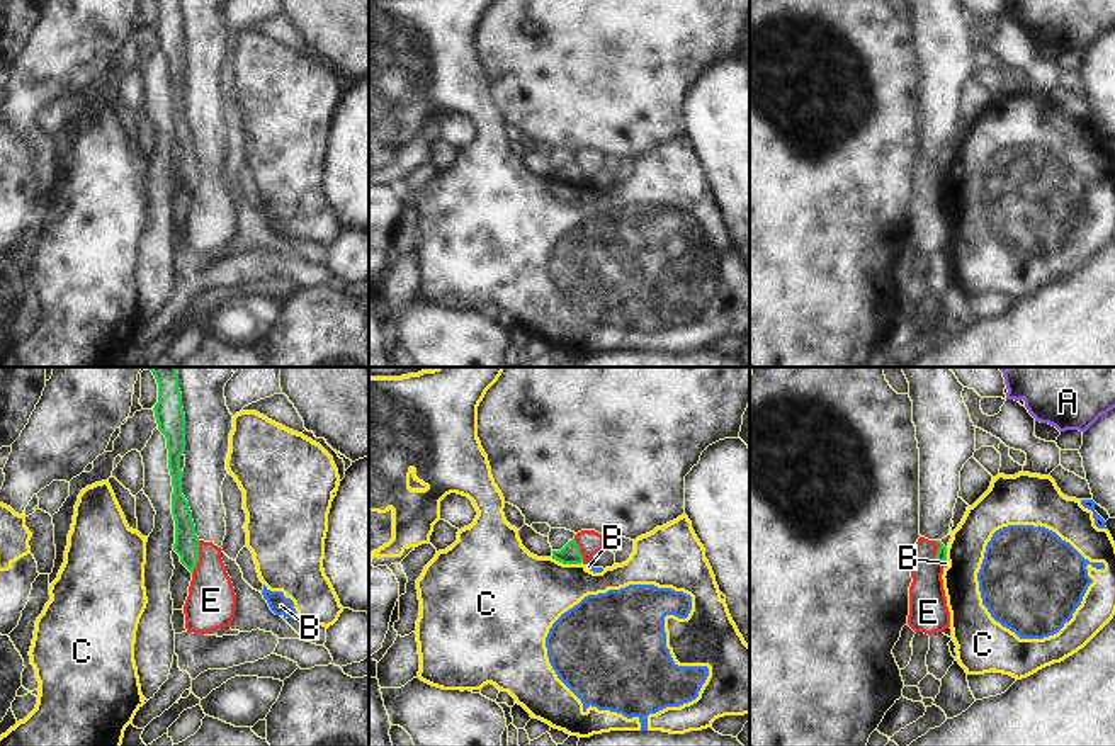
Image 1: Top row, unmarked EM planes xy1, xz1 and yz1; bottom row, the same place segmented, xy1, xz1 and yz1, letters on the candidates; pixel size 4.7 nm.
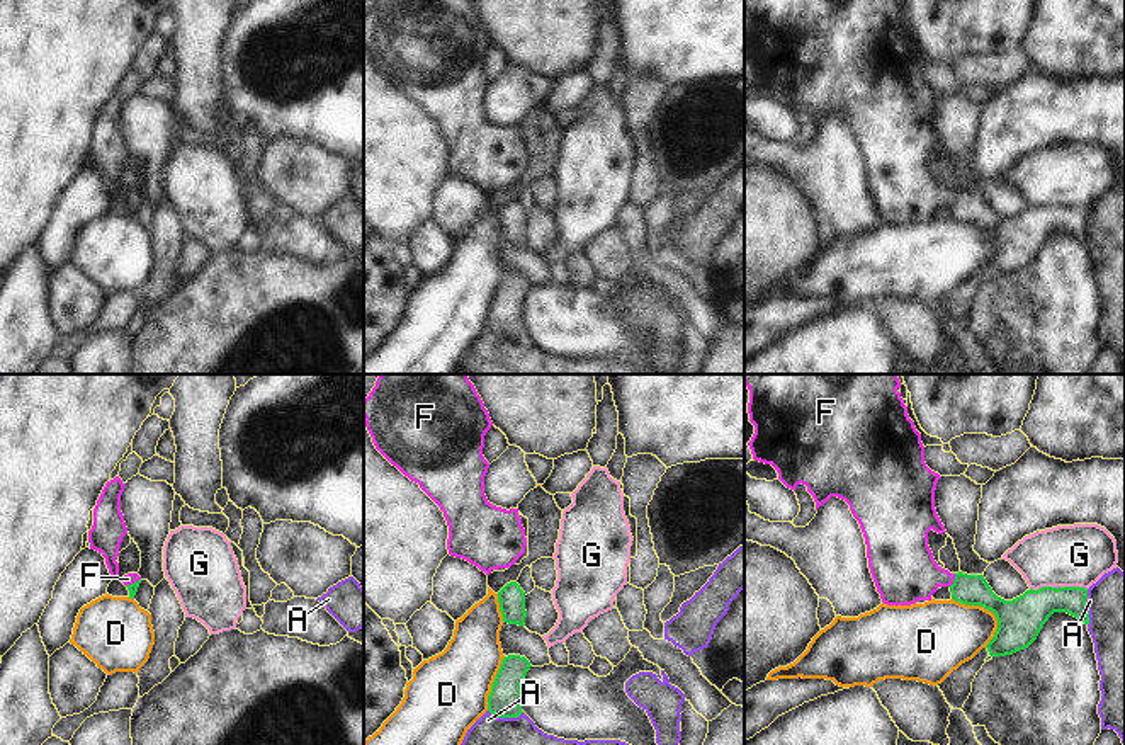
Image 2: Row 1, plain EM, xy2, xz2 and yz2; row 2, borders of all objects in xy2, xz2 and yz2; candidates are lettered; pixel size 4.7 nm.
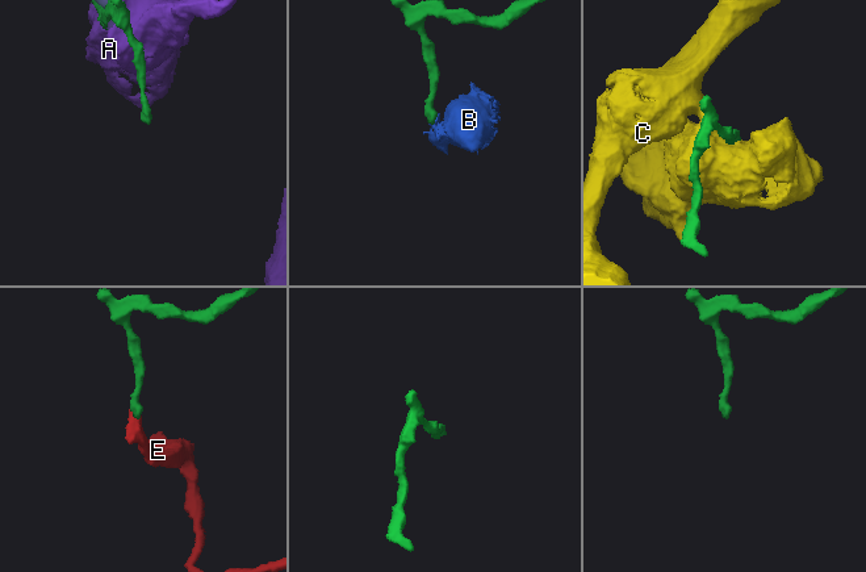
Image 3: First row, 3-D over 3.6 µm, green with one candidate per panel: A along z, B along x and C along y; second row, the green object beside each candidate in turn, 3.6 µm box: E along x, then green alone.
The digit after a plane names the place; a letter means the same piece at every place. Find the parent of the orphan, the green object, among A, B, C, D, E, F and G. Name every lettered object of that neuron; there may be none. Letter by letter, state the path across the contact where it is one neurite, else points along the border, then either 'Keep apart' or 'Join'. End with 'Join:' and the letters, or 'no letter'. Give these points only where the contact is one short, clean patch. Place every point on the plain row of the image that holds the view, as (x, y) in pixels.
A: Keep apart
B: Boundary: yz1 (945, 177), (942, 180). Keep apart
C: Boundary: xz1 (551, 177), (561, 182), (582, 182). Keep apart
D: Keep apart
E: Boundary: xy1 (199, 160), (199, 180), (192, 192). Keep apart
F: Path across: yz2 (967, 208), (954, 199), (916, 196), (903, 186). Join
G: Boundary: yz2 (1086, 206), (1030, 208). Keep apart
Join: F

